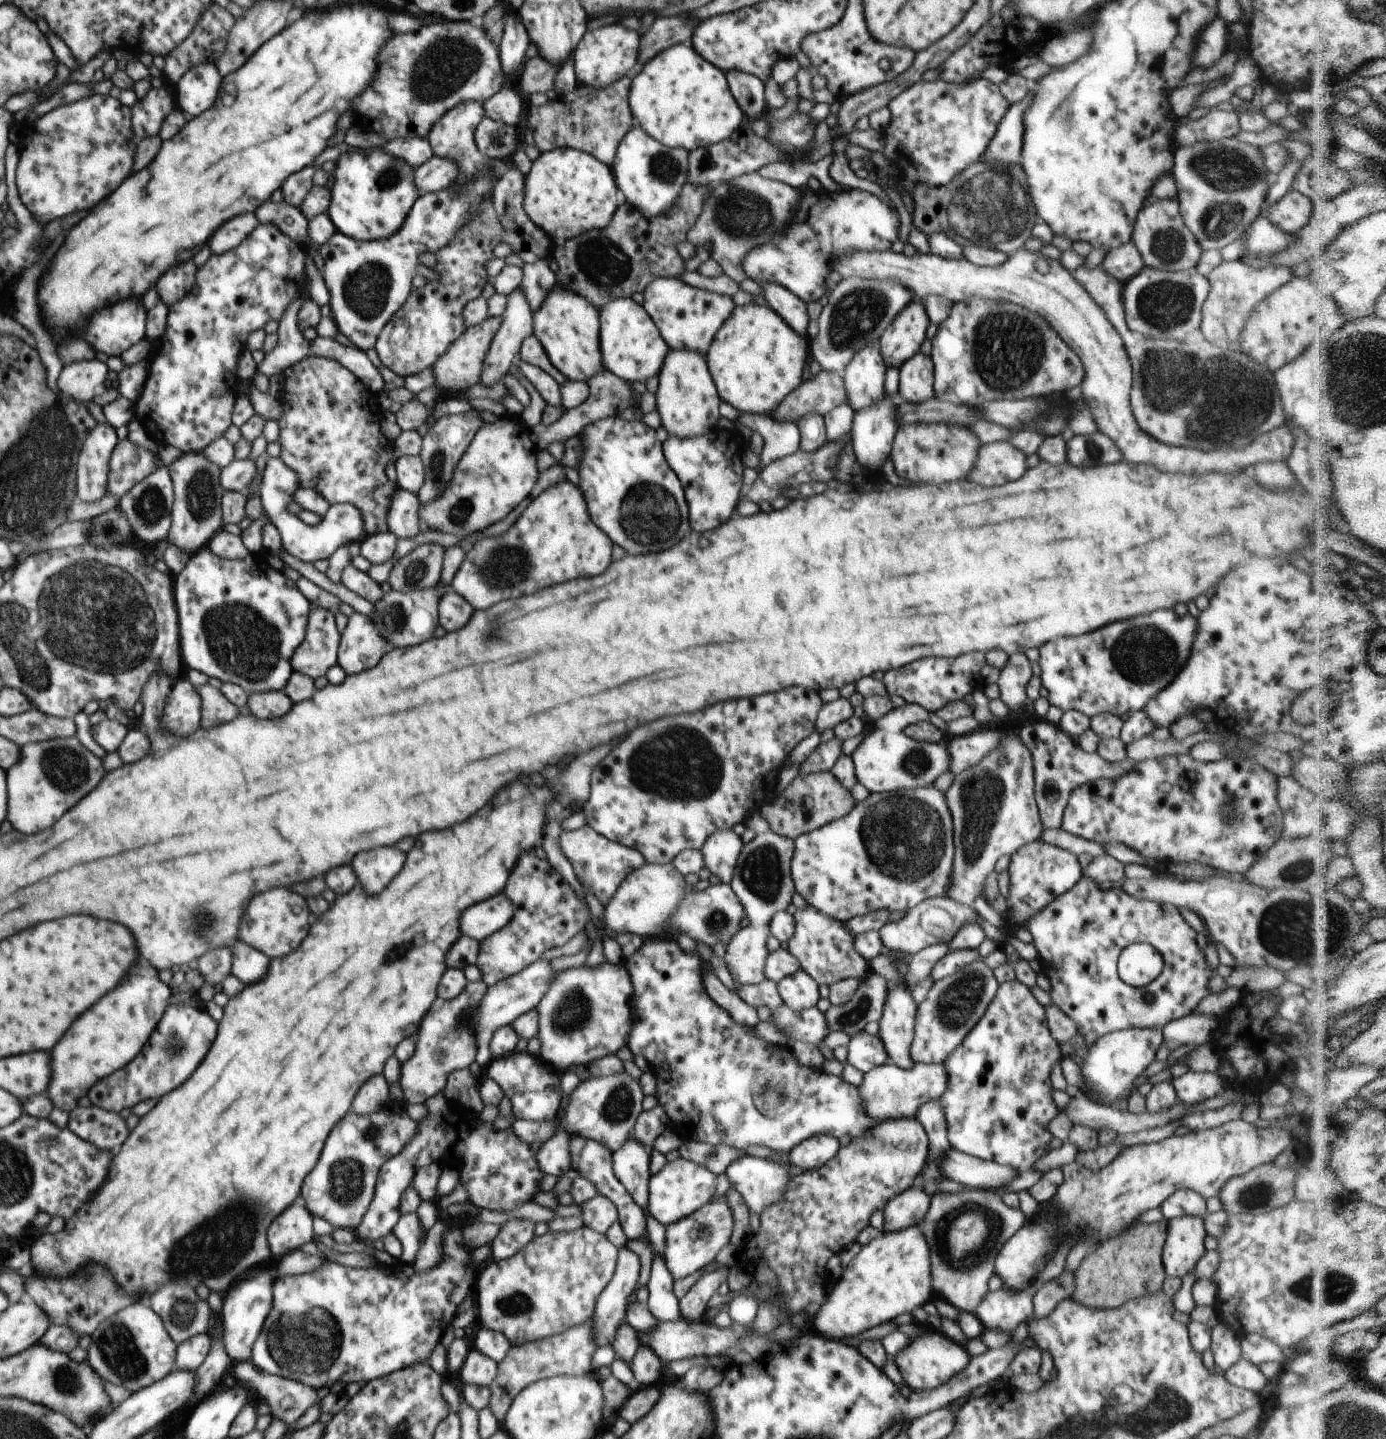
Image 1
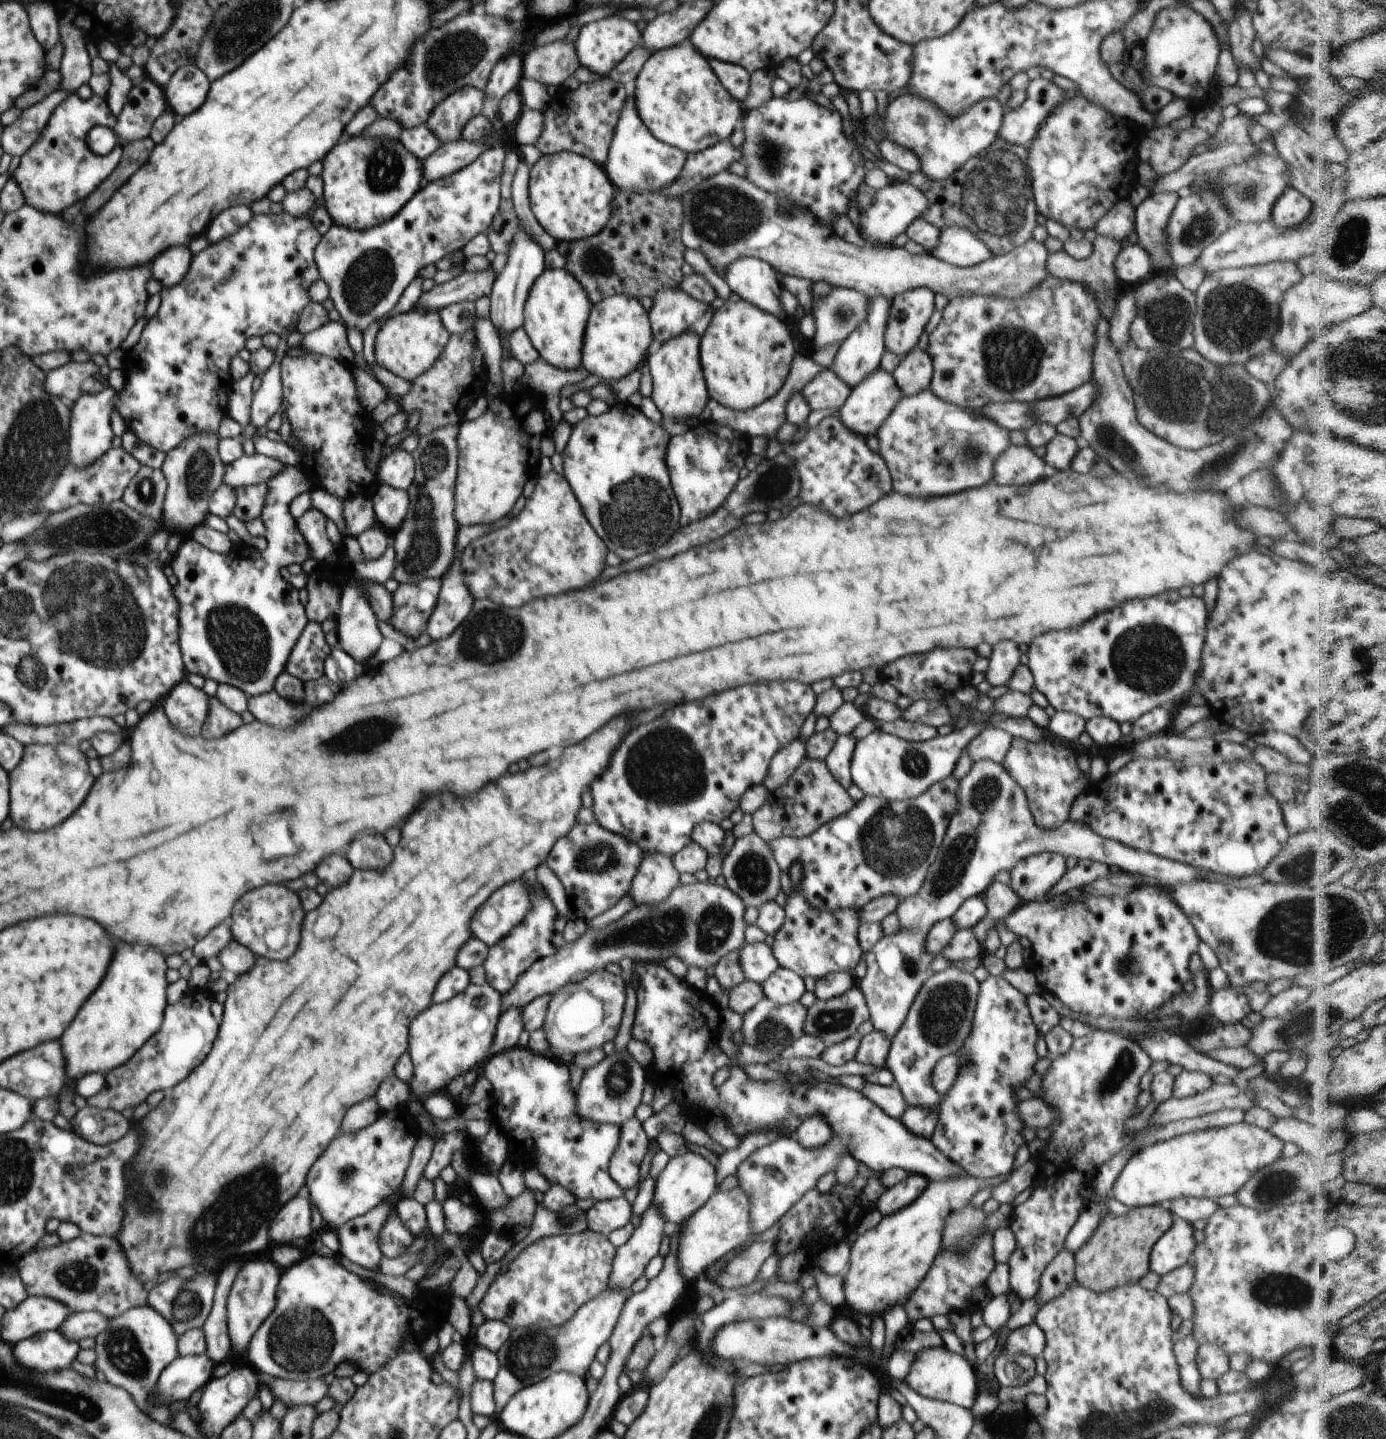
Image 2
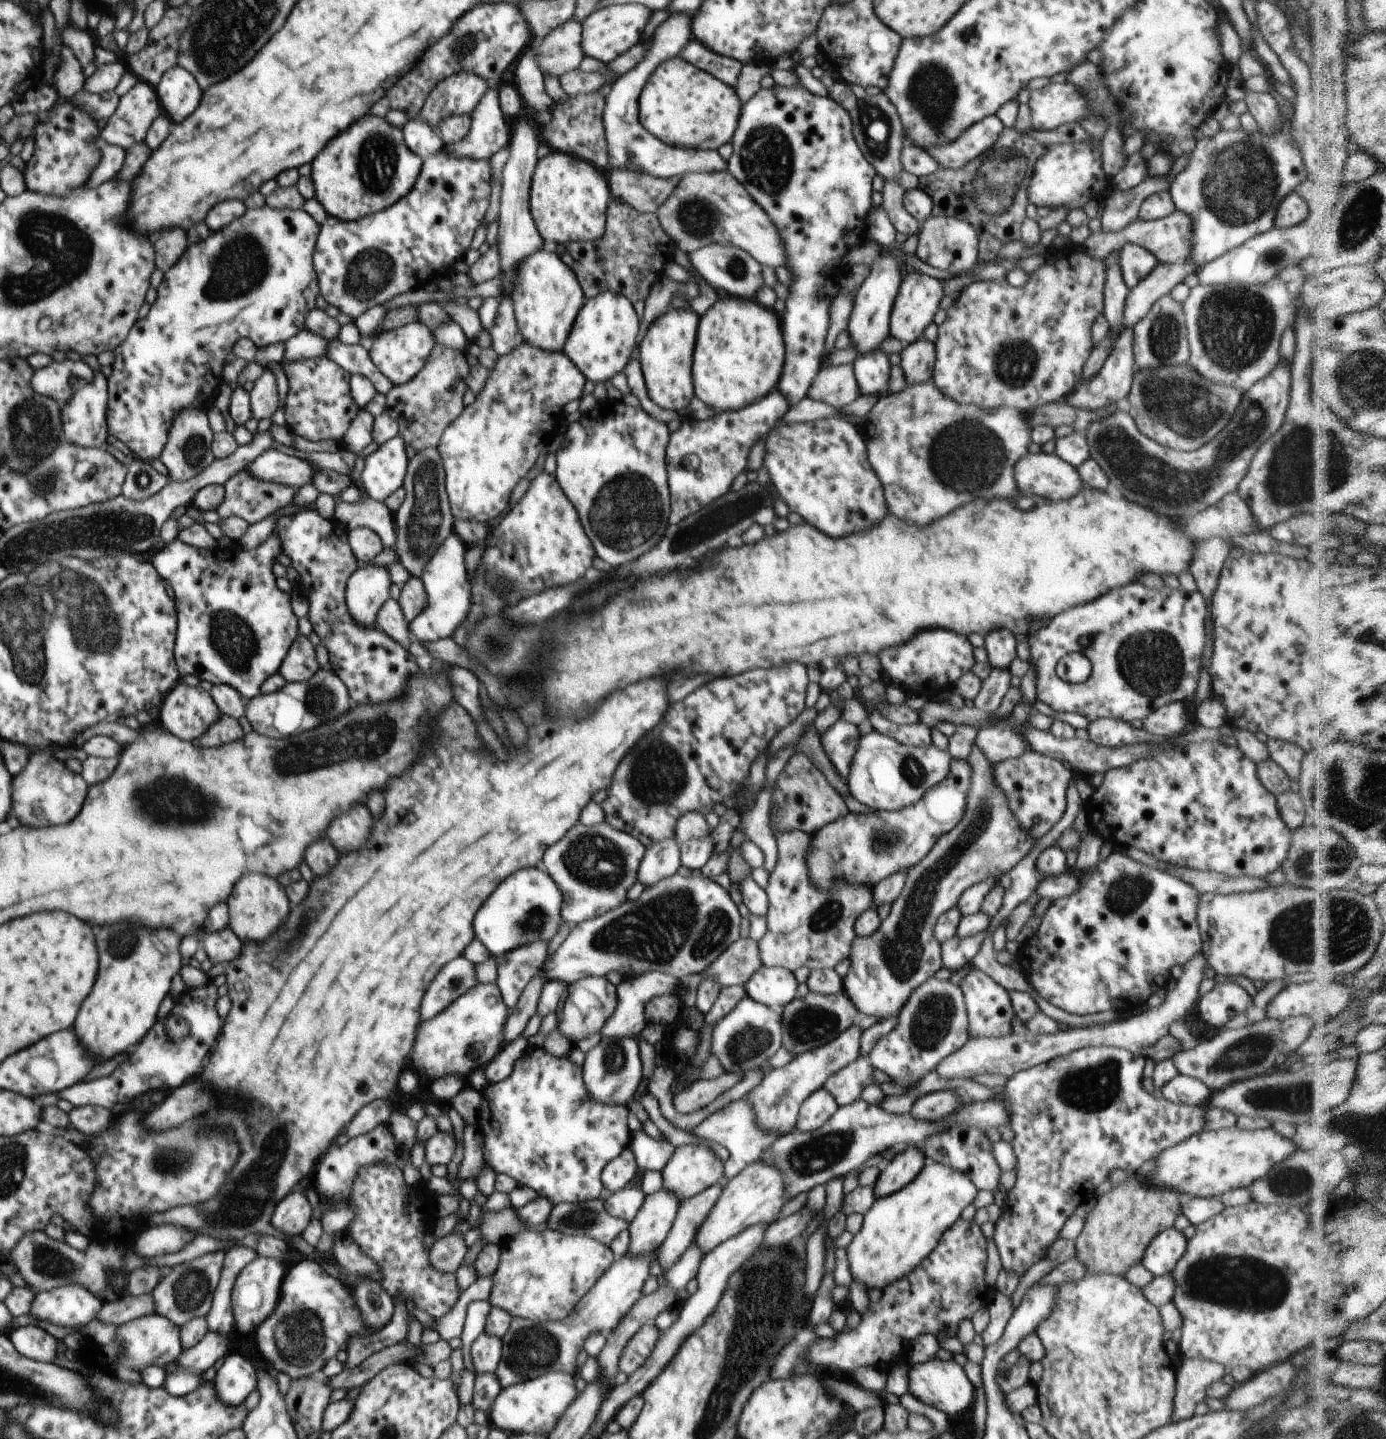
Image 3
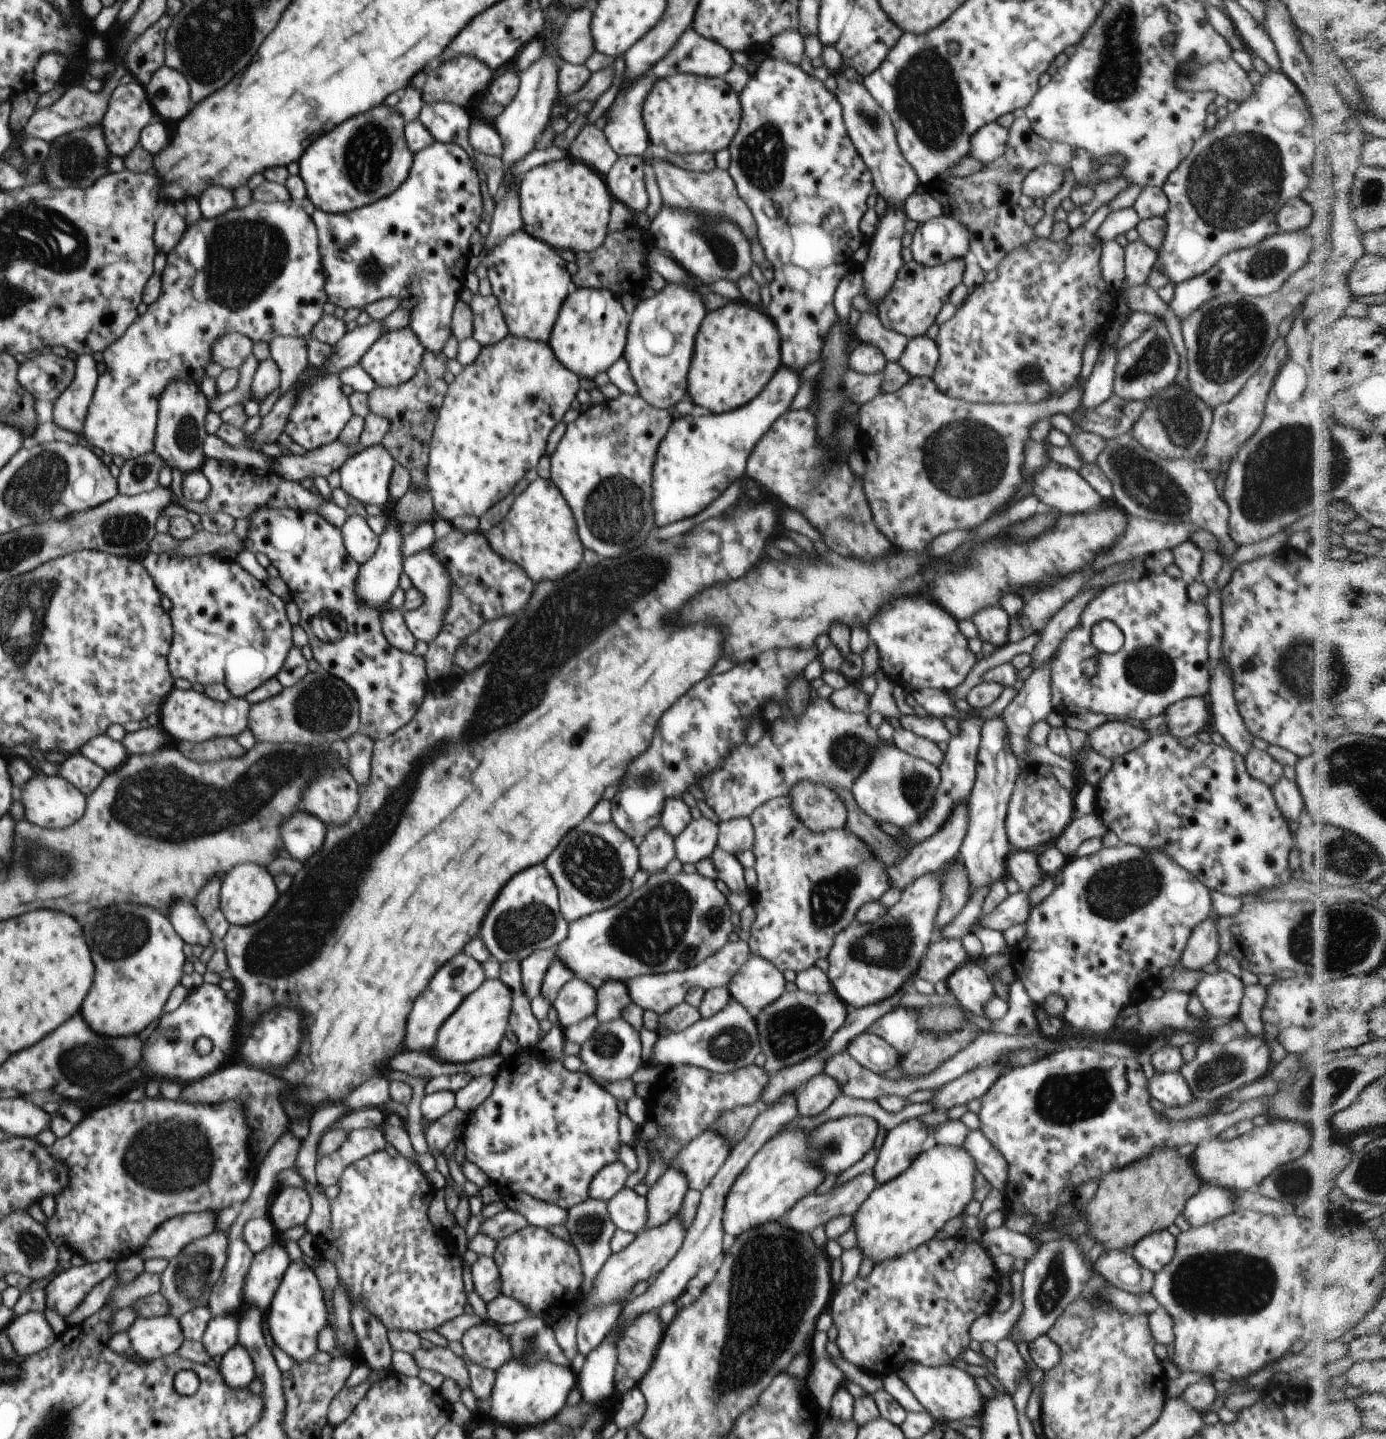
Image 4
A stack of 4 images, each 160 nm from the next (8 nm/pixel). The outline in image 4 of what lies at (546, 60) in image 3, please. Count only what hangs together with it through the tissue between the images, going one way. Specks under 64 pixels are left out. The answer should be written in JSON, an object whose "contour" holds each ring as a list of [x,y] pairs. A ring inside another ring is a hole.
{"contour":[[[585,6],[562,20],[562,28],[556,38],[556,50],[562,61],[572,65],[584,65],[595,52],[590,32],[592,20],[592,10]]]}

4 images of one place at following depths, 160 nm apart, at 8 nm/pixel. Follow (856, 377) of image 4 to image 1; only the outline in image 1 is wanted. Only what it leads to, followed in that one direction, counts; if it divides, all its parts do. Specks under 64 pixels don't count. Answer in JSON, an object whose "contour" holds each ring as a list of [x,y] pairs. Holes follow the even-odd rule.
{"contour":[[[821,371],[815,378],[790,392],[774,410],[772,418],[781,422],[798,422],[804,414],[817,413],[824,417],[834,408],[847,403],[847,393],[841,374]]]}

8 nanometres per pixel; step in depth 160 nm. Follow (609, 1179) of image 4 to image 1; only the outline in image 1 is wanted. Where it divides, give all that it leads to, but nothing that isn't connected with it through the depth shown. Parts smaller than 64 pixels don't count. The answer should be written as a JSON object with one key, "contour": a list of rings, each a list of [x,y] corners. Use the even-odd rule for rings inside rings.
{"contour":[[[629,1138],[612,1156],[615,1176],[648,1215],[651,1152],[650,1148]]]}

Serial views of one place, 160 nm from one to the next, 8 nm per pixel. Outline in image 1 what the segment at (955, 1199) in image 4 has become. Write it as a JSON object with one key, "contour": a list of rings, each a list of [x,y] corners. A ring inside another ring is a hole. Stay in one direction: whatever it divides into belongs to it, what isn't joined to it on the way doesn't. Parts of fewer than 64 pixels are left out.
{"contour":[[[921,1224],[902,1231],[882,1232],[878,1238],[862,1246],[860,1253],[848,1264],[848,1267],[844,1268],[841,1278],[835,1281],[833,1289],[828,1292],[823,1306],[812,1321],[814,1328],[825,1339],[848,1338],[894,1321],[902,1314],[913,1312],[916,1306],[922,1306],[930,1296],[934,1295],[930,1248],[927,1239],[921,1232]]]}

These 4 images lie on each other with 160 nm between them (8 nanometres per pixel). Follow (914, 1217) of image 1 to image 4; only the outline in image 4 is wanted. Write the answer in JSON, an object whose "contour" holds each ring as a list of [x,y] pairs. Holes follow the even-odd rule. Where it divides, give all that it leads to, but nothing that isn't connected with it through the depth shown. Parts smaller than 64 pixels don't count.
{"contour":[[[910,1118],[888,1131],[874,1166],[878,1185],[890,1182],[908,1170],[908,1166],[922,1152],[927,1136],[928,1128],[918,1122],[918,1118]]]}

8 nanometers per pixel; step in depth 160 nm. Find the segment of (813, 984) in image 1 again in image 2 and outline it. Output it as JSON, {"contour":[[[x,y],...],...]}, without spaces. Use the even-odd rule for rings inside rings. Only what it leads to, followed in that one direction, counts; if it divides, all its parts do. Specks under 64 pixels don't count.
{"contour":[[[782,967],[772,972],[760,986],[765,999],[778,1005],[799,1002],[806,993],[804,980],[796,972]]]}

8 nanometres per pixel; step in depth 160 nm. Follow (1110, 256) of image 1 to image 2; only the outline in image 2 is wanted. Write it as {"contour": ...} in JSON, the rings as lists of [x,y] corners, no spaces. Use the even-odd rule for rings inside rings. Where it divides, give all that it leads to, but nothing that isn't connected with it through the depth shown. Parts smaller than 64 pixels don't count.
{"contour":[[[1138,244],[1122,246],[1116,256],[1115,270],[1119,280],[1133,286],[1147,281],[1155,274],[1148,252]]]}

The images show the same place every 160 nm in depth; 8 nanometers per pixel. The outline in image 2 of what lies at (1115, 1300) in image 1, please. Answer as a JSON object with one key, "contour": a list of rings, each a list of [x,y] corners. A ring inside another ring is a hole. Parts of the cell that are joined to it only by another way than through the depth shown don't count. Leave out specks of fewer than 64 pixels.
{"contour":[[[1166,1205],[1136,1206],[1124,1216],[1108,1212],[1086,1245],[1074,1254],[1075,1282],[1093,1291],[1104,1290],[1114,1284],[1137,1284],[1150,1271],[1154,1244],[1173,1226],[1174,1221],[1175,1217]]]}

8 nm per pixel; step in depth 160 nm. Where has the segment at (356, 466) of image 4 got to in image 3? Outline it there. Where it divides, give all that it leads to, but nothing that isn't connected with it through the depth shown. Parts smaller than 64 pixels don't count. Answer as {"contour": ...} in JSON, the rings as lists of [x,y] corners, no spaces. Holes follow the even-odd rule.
{"contour":[[[398,435],[366,456],[360,480],[368,496],[377,502],[384,502],[403,486],[408,464],[406,444]]]}

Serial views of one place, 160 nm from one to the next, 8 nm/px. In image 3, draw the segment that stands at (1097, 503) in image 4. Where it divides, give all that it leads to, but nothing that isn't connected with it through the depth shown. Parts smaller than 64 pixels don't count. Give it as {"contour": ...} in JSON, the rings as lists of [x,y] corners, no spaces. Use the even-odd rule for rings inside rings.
{"contour":[[[1026,454],[1014,468],[1016,484],[1024,494],[1062,500],[1082,490],[1077,468],[1055,454]]]}

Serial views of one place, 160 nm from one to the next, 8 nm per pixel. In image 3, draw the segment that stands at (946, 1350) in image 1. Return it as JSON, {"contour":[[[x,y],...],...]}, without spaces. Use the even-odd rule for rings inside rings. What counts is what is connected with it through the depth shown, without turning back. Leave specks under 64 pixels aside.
{"contour":[[[935,1358],[926,1363],[910,1365],[908,1393],[927,1406],[936,1408],[948,1416],[970,1411],[976,1400],[976,1390],[972,1386],[972,1382],[968,1380],[962,1366],[956,1364],[953,1359],[944,1362],[944,1360]]]}

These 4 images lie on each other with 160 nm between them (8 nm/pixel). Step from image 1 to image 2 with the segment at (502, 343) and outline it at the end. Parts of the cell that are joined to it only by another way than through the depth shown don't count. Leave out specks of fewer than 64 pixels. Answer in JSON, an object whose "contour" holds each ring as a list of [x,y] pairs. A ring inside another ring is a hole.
{"contour":[[[518,220],[520,224],[516,234],[510,244],[510,250],[506,254],[506,266],[504,270],[498,274],[492,291],[490,292],[490,321],[492,325],[497,329],[497,334],[502,336],[510,336],[516,328],[521,328],[524,324],[524,304],[526,304],[526,298],[530,293],[532,284],[536,281],[536,278],[544,272],[546,266],[545,253],[542,250],[542,246],[538,242],[534,242],[534,238],[524,230],[522,222]]]}

